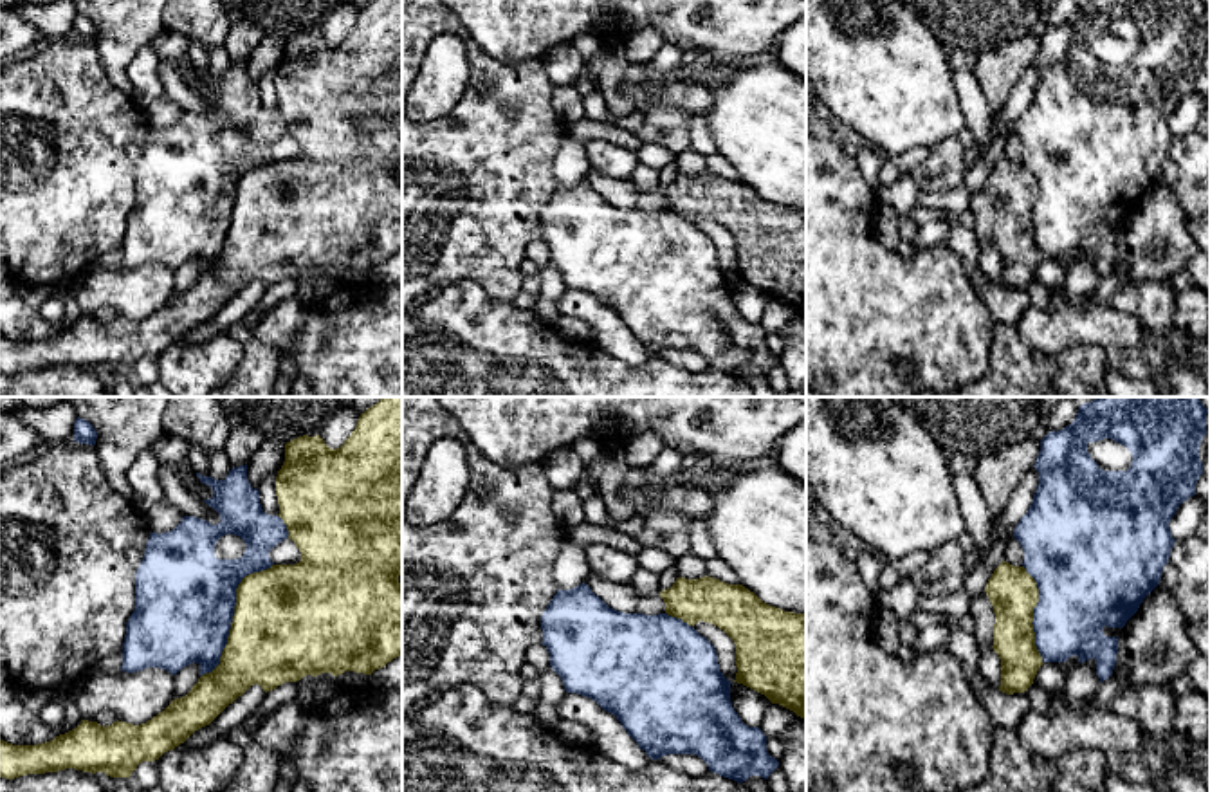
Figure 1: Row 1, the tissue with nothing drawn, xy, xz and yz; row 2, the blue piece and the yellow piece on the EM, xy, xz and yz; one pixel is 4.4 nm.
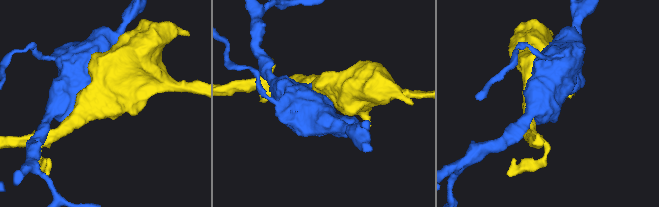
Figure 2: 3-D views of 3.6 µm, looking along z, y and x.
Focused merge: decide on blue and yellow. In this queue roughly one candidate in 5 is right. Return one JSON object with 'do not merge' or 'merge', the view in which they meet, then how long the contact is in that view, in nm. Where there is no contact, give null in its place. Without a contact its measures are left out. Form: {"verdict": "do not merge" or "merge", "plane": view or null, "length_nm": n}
{"verdict": "do not merge", "plane": "xy", "length_nm": 600}

